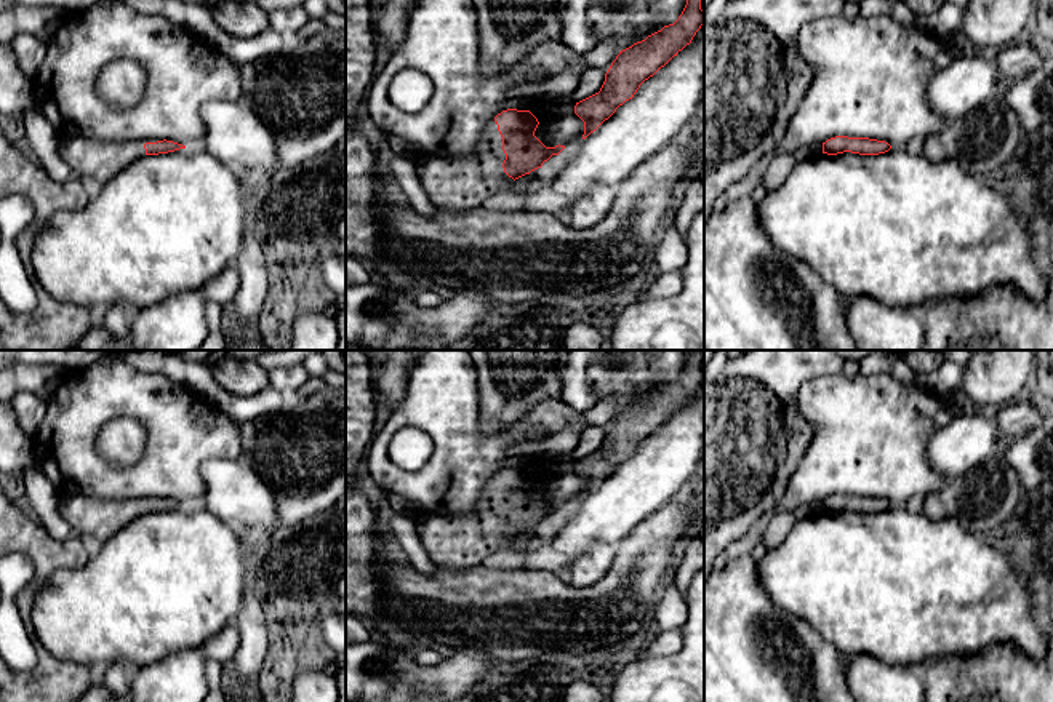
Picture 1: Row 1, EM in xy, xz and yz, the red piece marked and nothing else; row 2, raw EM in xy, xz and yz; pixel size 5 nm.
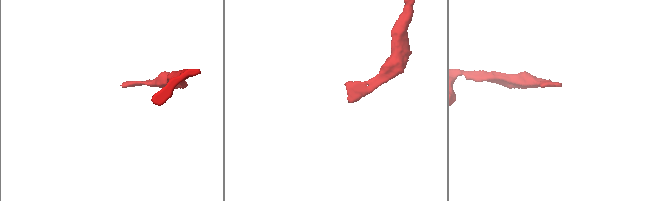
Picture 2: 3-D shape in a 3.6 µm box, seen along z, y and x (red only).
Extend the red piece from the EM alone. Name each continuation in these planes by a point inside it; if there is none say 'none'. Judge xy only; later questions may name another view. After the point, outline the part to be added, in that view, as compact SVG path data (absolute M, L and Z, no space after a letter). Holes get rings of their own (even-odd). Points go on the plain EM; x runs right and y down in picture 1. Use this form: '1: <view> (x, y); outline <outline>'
1: xy (95, 520); outline M83 494L61 497L59 512L70 525L72 531L88 540L93 547L102 545L109 537L112 537L123 526L131 523L134 518L146 513L144 502L157 501L158 497L142 497L142 499L96 499Z

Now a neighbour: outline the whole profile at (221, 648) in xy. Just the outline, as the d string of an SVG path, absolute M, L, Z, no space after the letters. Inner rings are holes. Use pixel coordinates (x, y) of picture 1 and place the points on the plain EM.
M234 622L227 624L218 635L206 640L200 651L210 659L221 665L232 660L234 654L240 644L240 633Z

